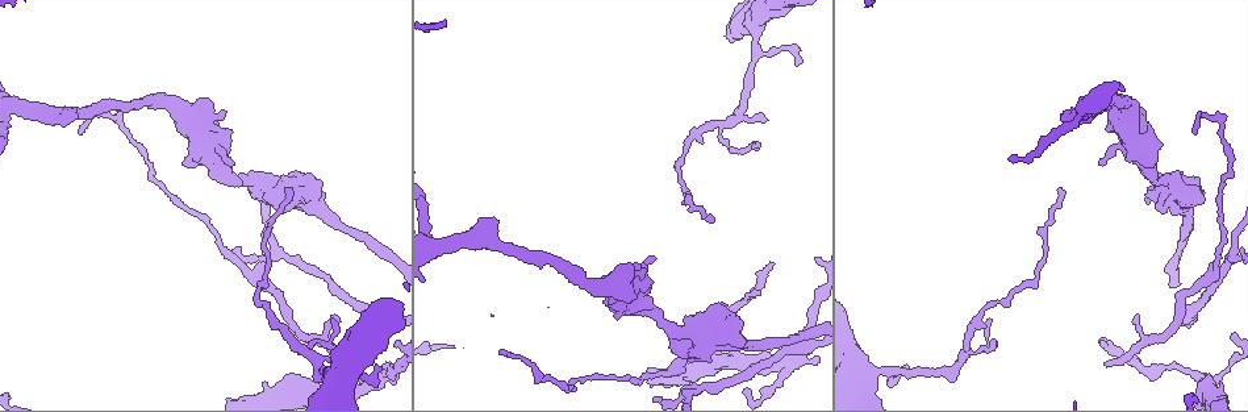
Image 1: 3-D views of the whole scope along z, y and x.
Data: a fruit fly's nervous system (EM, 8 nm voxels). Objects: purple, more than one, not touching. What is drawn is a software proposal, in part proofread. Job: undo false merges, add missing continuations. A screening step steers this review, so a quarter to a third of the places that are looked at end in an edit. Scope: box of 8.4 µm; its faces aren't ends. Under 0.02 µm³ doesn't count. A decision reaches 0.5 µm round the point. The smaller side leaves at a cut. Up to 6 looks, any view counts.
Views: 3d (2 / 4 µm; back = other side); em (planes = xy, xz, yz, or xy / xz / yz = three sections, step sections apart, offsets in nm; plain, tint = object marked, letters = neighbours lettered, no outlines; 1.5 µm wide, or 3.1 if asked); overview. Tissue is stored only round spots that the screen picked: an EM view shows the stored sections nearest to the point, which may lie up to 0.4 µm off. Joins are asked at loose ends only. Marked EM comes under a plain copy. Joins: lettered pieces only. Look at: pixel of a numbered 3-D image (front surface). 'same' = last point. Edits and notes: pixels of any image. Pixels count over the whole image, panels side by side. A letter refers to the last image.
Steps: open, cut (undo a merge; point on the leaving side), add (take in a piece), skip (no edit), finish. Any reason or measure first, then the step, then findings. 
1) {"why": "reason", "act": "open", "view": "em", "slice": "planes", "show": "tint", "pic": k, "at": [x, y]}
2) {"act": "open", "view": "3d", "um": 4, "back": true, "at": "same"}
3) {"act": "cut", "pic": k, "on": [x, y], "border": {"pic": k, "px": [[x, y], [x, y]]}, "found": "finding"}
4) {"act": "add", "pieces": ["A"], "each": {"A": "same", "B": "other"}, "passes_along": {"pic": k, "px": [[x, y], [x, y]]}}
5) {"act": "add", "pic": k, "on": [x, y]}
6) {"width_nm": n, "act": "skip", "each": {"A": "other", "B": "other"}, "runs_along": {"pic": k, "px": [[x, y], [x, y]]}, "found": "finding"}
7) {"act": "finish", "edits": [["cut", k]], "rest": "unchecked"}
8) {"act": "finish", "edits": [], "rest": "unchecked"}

{"act": "open", "view": "3d", "um": 2, "back": true, "pic": 1, "at": [768, 264]}

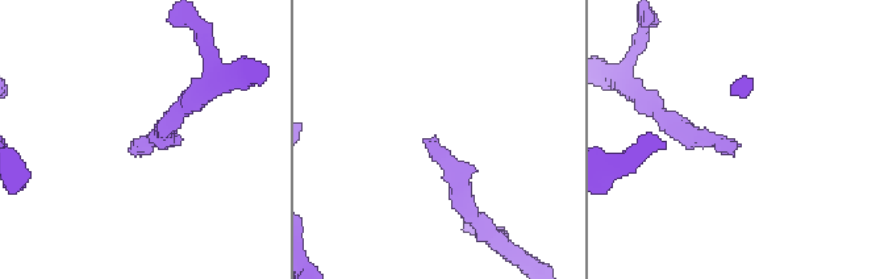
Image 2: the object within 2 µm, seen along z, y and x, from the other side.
{"why": "now the EM", "act": "open", "view": "em", "slice": "planes", "show": "letters", "pic": 2, "at": [734, 157]}

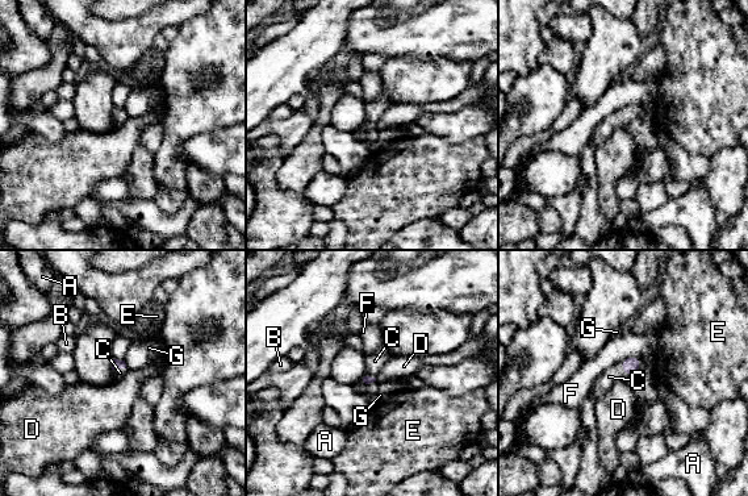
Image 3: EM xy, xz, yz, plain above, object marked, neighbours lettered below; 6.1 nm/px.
{"act": "add", "pieces": ["C"], "each": {"A": "other", "B": "other", "C": "same", "D": "other", "E": "other", "F": "other", "G": "other"}, "passes_along": {"pic": 3, "px": [[116, 363], [120, 367], [120, 372]]}, "found": "the neuron continues"}

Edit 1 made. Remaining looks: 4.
{"why": "see it whole again", "act": "open", "view": "overview"}

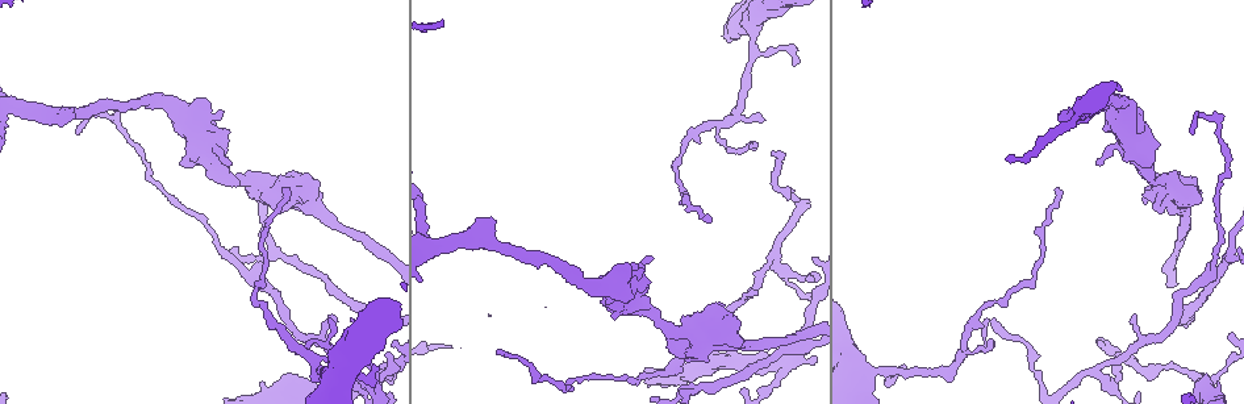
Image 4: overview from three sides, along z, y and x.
{"why": "calibre changes", "act": "open", "view": "3d", "um": 2, "back": true, "pic": 4, "at": [783, 364]}

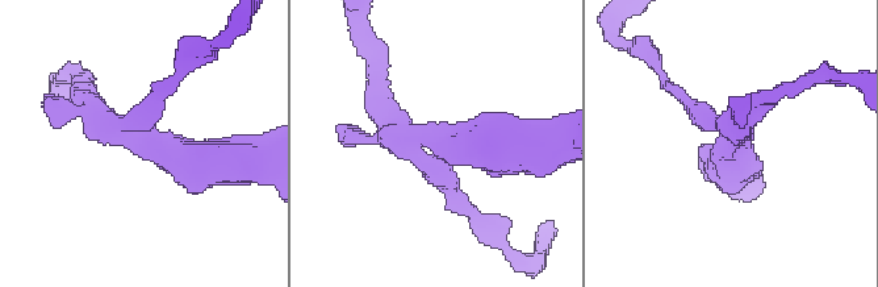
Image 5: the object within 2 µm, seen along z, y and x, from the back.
{"act": "open", "view": "em", "slice": "planes", "show": "tint", "pic": 5, "at": [147, 136]}

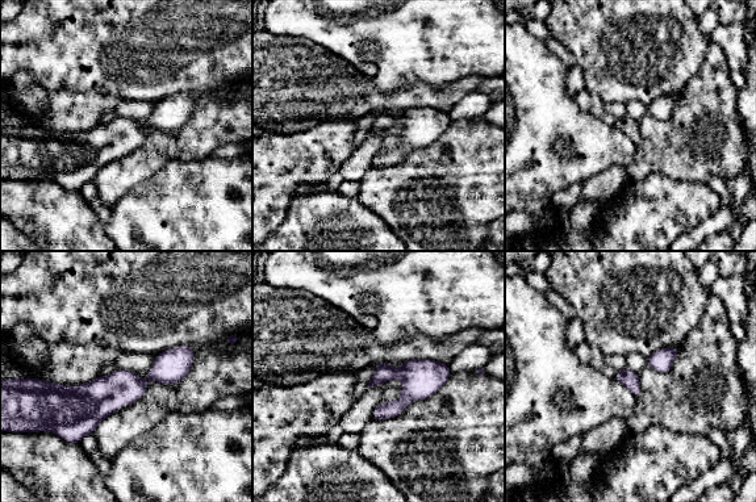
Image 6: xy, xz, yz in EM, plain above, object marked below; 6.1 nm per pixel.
{"act": "open", "view": "em", "slice": "planes", "show": "letters", "at": "same"}

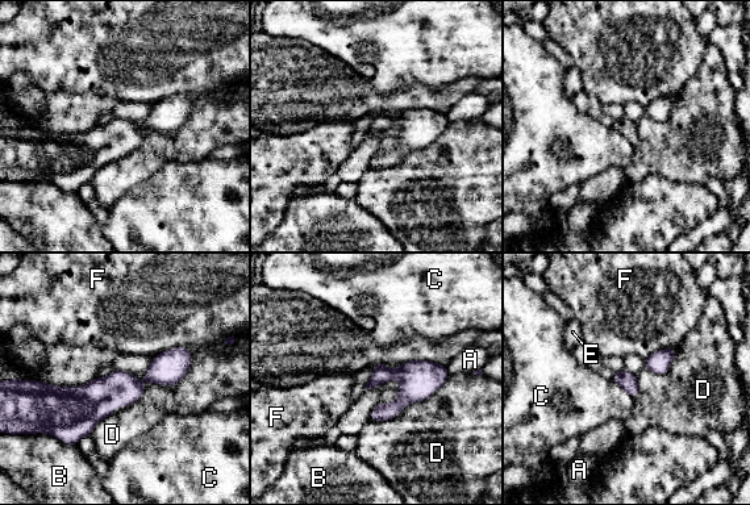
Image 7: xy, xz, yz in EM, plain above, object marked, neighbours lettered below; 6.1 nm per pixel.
{"longest_contact_nm": ["D", 550], "act": "skip", "each": {"A": "other", "B": "other", "C": "other", "D": "other", "E": "other", "F": "other"}, "found": "one neuron here"}

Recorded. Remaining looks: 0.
{"act": "finish", "edits": [["add", 3]], "rest": "unchecked"}

